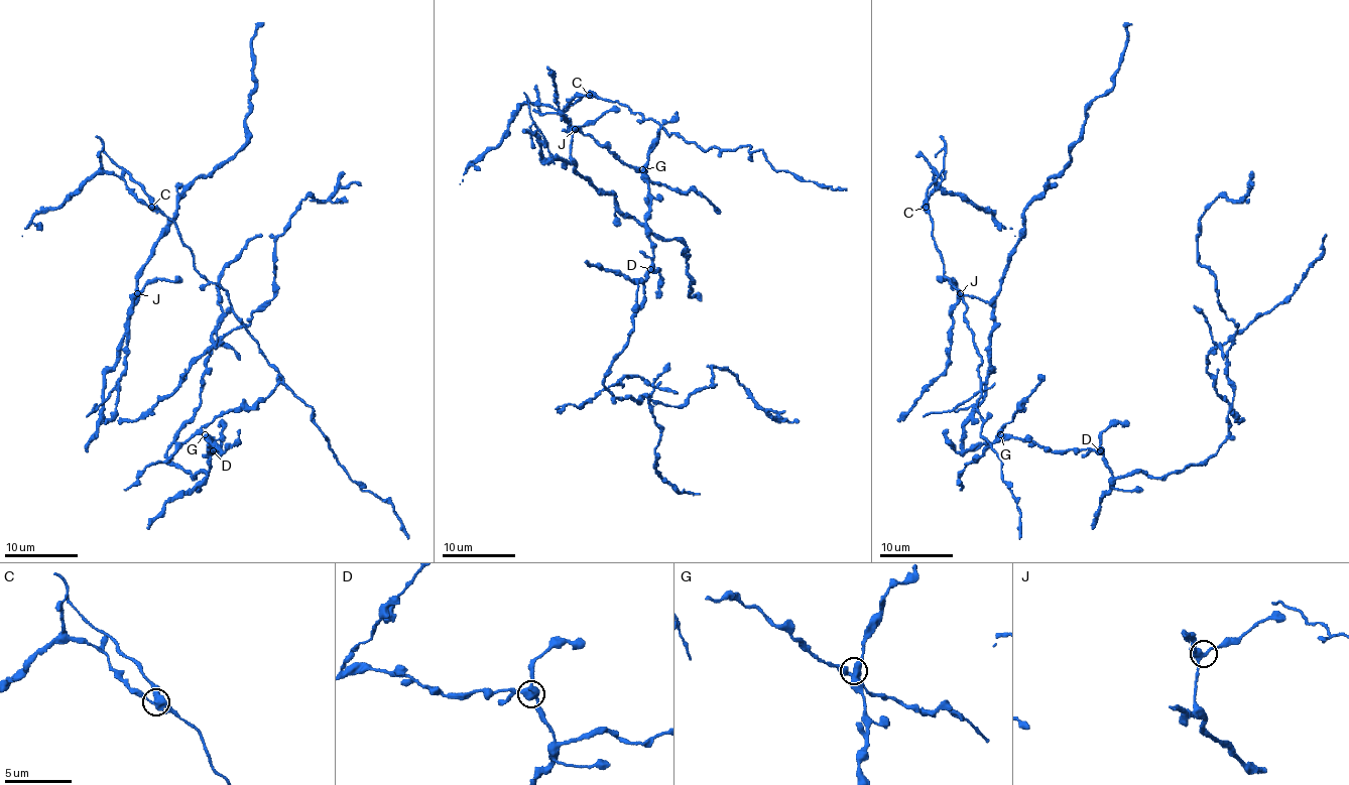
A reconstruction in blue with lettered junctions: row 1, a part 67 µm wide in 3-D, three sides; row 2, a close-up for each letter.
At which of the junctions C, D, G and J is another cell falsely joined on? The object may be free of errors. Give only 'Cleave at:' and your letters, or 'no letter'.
Cleave at: C

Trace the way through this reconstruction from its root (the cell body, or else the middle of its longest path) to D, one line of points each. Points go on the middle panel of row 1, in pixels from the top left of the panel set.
D: (644, 171), (644, 180), (648, 184), (646, 238), (653, 254), (650, 269)

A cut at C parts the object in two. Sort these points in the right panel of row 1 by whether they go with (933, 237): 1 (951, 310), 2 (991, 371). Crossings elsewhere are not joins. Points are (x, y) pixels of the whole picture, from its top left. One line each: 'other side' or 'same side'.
1: other side
2: other side

